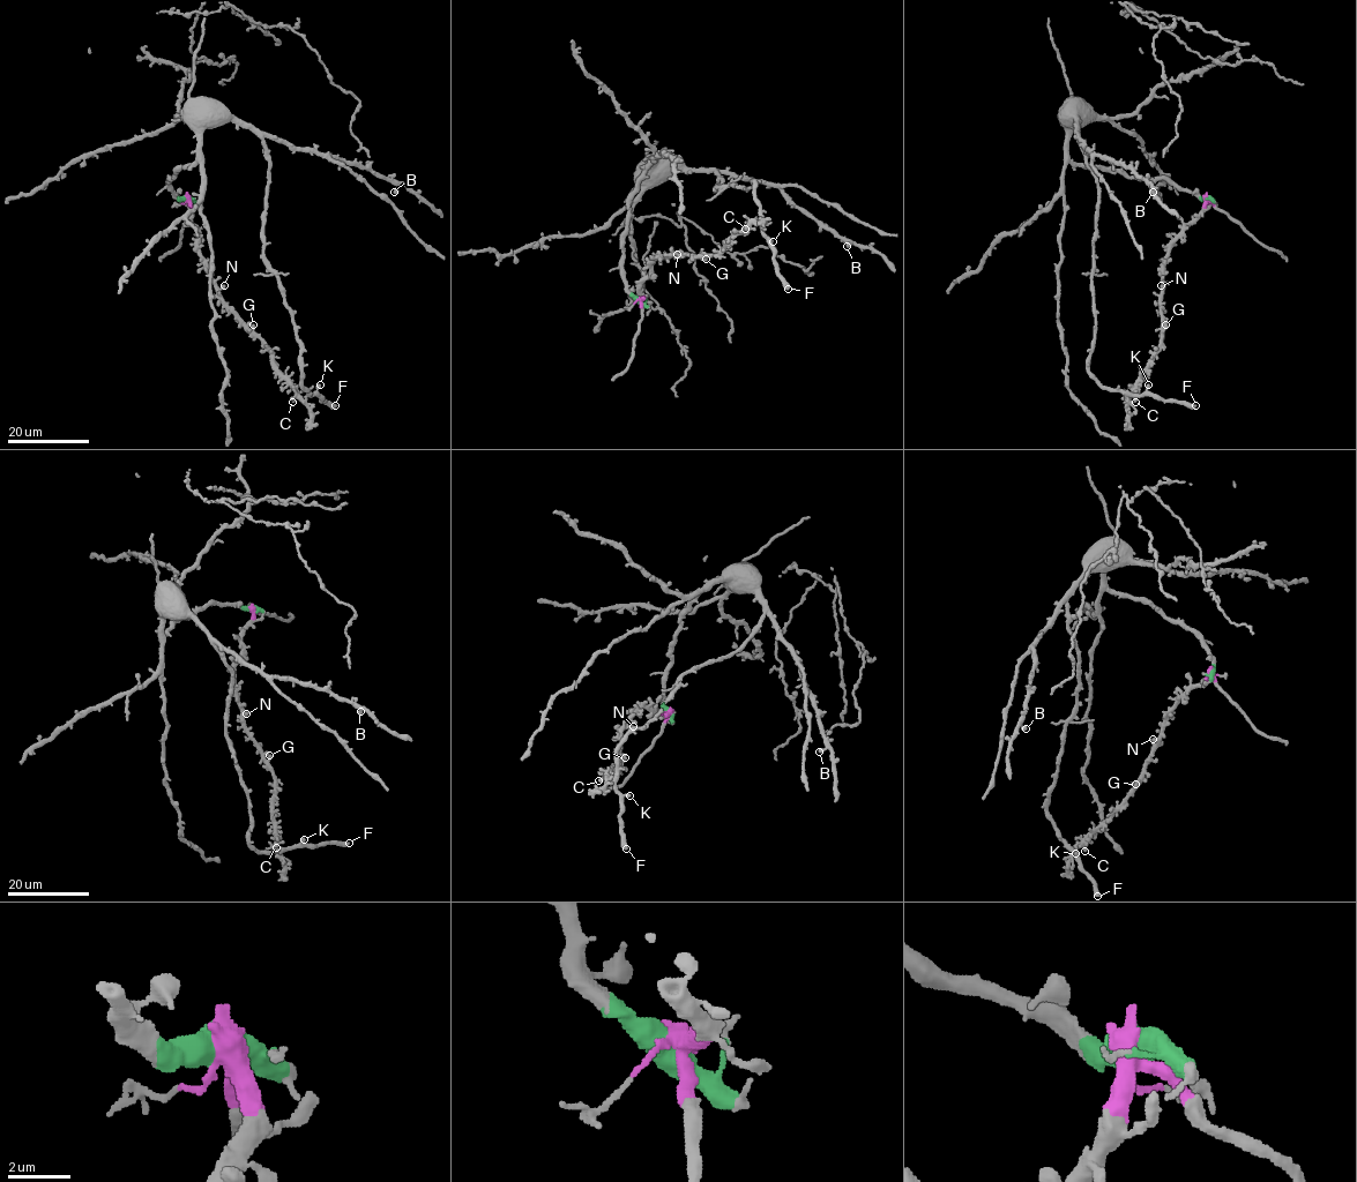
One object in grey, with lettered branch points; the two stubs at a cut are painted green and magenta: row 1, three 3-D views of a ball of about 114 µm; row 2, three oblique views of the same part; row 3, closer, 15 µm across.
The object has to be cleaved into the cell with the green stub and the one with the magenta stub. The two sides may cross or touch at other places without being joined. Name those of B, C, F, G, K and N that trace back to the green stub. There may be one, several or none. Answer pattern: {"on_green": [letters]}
{"on_green": ["B", "F", "K"]}

